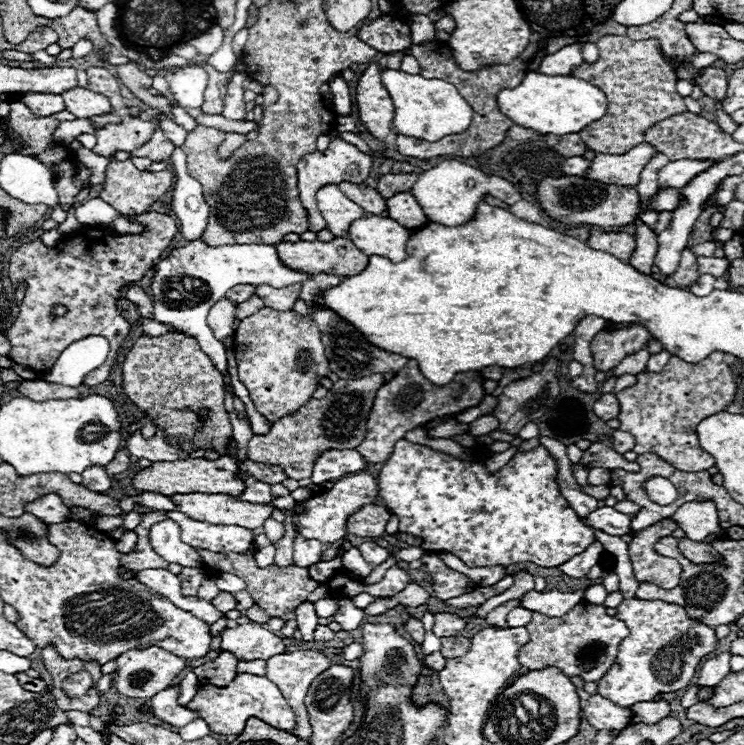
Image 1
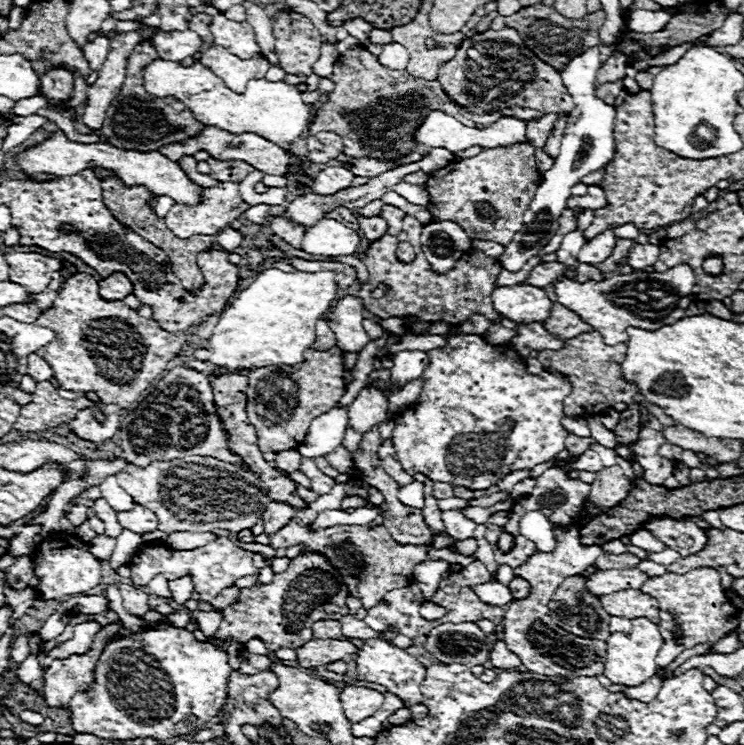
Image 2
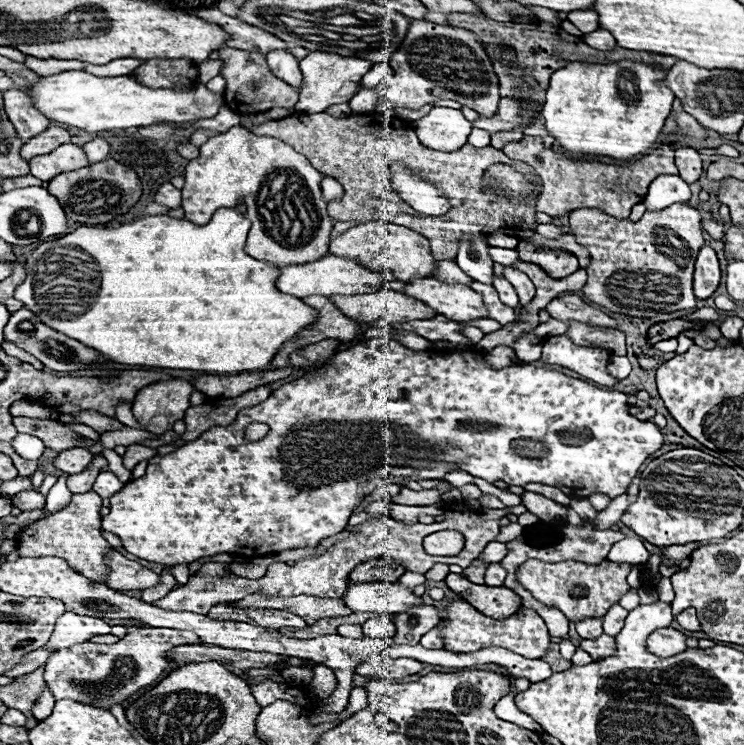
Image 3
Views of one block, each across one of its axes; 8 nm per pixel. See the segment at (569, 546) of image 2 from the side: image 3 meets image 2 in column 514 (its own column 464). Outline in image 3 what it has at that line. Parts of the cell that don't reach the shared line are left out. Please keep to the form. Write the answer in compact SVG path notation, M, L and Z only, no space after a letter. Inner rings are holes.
M476 558L468 568L464 568L464 576L468 576L468 580L472 580L474 584L484 584L484 574L486 574L486 566L484 562L480 562L480 558ZM456 598L446 604L444 612L446 612L446 616L442 616L438 622L438 628L444 638L444 650L452 650L456 654L470 654L470 652L482 650L486 646L492 646L492 648L512 650L512 652L526 656L526 658L542 658L548 652L548 646L550 646L548 628L544 624L544 620L534 610L524 608L504 620L494 620L494 618L478 612L466 600Z

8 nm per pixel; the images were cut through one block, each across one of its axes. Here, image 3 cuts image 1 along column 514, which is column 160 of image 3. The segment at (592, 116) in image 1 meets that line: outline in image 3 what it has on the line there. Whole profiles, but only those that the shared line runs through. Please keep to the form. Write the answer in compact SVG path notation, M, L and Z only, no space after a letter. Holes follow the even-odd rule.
M70 70L64 74L40 78L40 82L28 90L34 106L42 110L50 120L64 122L88 132L104 130L126 130L140 126L154 126L162 122L194 122L202 118L216 116L218 108L224 104L220 94L214 94L204 84L194 84L184 90L176 88L150 88L132 76L94 76L88 72Z

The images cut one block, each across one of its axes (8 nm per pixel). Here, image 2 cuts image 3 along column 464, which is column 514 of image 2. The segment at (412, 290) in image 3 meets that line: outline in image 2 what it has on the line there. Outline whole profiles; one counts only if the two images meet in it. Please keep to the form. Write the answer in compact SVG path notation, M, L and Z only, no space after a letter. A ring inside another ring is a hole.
M528 284L494 288L492 304L496 312L518 324L546 322L552 310L552 302L548 300L546 292Z

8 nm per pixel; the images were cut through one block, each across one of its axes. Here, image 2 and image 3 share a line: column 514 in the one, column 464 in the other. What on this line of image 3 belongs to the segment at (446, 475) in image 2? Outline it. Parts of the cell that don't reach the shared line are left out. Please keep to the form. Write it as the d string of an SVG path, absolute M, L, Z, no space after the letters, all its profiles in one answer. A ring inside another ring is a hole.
M372 338L368 342L356 344L344 352L338 352L332 362L322 368L316 374L302 376L294 382L288 382L274 390L268 400L242 408L236 416L236 420L228 426L212 426L206 430L200 438L184 444L182 448L164 454L164 456L152 456L148 460L146 474L138 480L128 482L120 494L110 498L110 514L102 518L102 528L118 534L122 538L122 546L126 552L158 562L158 564L190 564L202 556L216 556L220 552L228 554L238 554L238 556L266 556L266 554L276 554L282 550L292 550L292 548L314 548L320 540L330 538L346 528L350 512L360 504L362 498L366 498L374 484L374 476L388 478L390 482L396 482L404 486L406 478L404 476L386 476L394 466L400 466L400 462L416 462L416 480L432 480L432 478L444 478L446 472L450 470L466 470L472 476L484 478L488 482L504 480L506 484L512 486L524 486L528 482L542 482L560 488L568 496L584 496L582 492L588 490L588 494L606 494L610 498L616 498L626 492L626 488L632 484L632 480L638 476L640 466L644 460L654 454L656 450L662 448L662 432L654 422L642 422L634 418L628 412L630 404L626 404L626 394L616 392L616 390L600 390L588 382L570 378L562 372L544 368L544 366L534 366L534 364L522 364L522 366L510 366L502 370L494 370L484 366L484 354L476 350L462 350L462 352L450 352L444 356L438 356L434 352L414 352L404 348L392 338ZM252 422L264 422L270 424L270 432L266 438L258 442L248 442L244 438L244 430Z

